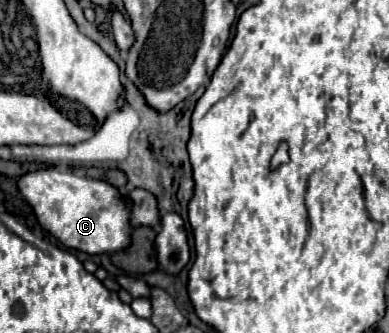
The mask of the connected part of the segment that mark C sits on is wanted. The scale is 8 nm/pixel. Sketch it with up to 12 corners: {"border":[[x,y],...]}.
{"border":[[47,167],[17,189],[39,225],[91,255],[127,247],[109,183]]}

